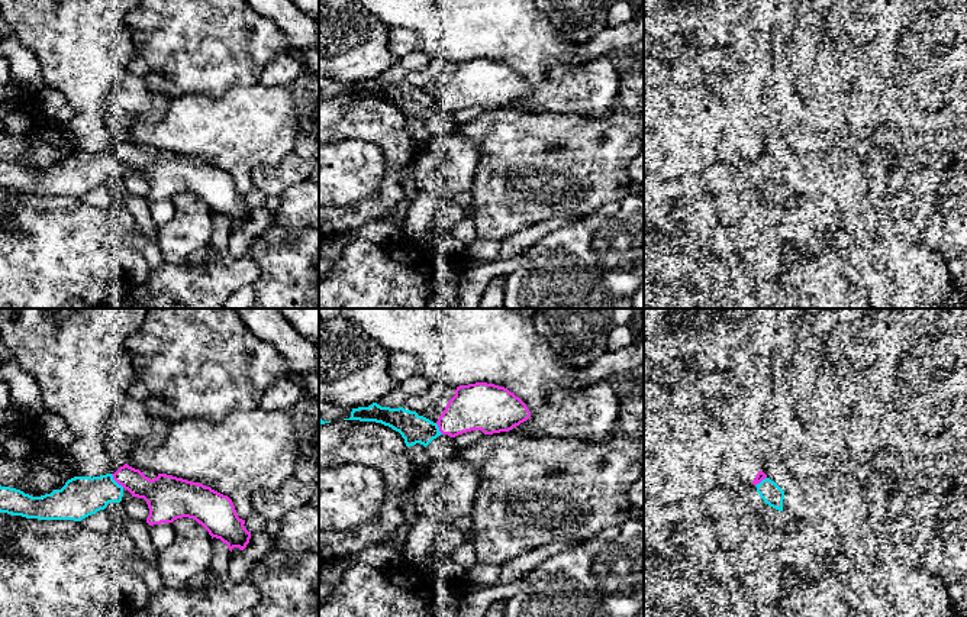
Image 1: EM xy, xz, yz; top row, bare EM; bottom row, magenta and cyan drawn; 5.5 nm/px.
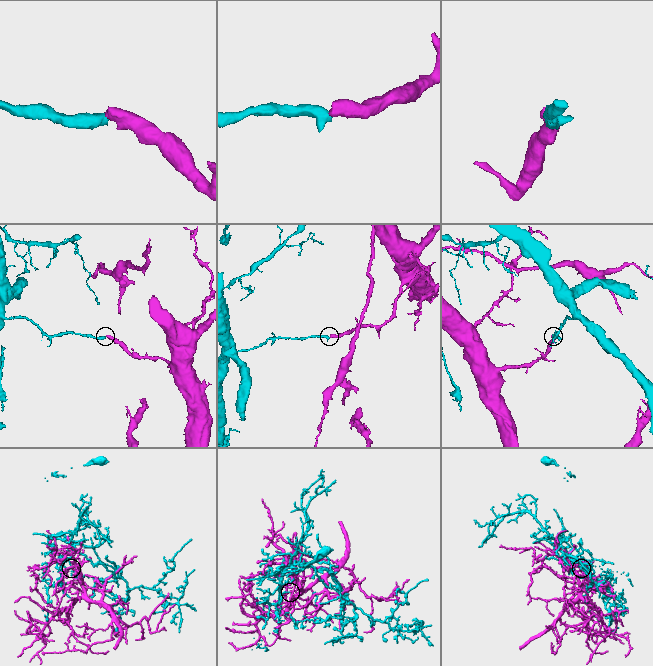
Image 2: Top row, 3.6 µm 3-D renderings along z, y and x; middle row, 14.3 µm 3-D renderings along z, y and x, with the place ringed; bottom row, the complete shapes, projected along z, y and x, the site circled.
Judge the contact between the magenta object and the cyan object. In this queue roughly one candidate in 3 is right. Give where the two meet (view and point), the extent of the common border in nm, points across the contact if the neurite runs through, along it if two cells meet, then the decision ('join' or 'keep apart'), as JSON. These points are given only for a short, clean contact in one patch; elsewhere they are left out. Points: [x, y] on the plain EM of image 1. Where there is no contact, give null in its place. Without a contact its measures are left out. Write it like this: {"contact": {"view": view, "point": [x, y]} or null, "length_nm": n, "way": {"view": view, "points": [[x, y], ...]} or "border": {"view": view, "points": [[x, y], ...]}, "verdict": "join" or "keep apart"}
{"contact": {"view": "xy", "point": [116, 157]}, "length_nm": 110, "verdict": "keep apart"}

